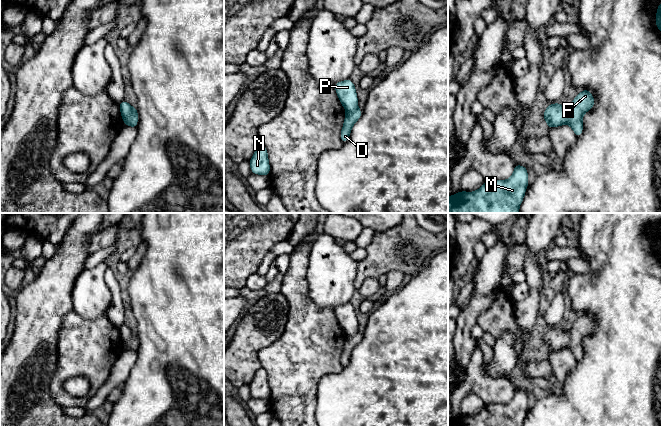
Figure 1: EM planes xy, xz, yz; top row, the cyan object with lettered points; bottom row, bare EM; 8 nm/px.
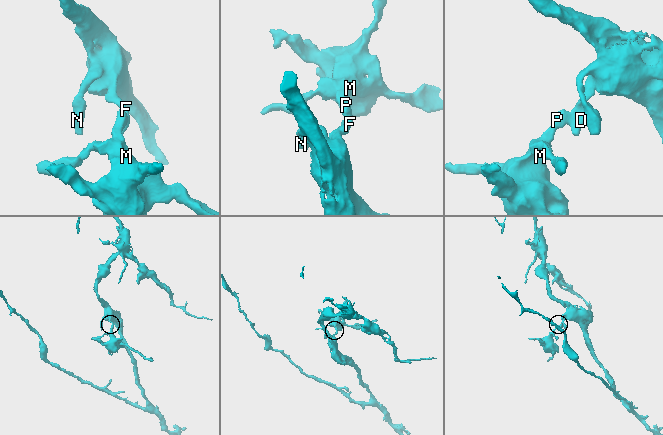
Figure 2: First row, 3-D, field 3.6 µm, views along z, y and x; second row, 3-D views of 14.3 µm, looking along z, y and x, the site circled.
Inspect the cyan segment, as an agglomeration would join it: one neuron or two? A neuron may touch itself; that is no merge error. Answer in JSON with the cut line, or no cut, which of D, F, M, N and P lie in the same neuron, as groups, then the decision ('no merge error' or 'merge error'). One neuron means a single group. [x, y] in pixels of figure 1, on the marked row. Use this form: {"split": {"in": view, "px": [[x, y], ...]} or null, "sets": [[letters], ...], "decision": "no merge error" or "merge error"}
{"split": {"in": "yz", "px": [[570, 106], [570, 118], [567, 123]]}, "sets": [["D", "F", "N"], ["M", "P"]], "decision": "merge error"}

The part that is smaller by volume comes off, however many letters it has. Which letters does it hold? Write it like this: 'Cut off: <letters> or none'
Cut off: M, P

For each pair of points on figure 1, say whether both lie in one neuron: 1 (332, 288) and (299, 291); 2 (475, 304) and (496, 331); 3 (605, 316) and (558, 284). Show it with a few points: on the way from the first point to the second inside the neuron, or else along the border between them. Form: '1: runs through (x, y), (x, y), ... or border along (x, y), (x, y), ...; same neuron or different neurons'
1: border along (308, 266), (308, 293), (322, 309); different neurons
2: border along (493, 292), (492, 303), (477, 318), (476, 323); different neurons
3: border along (564, 283), (565, 290); different neurons

